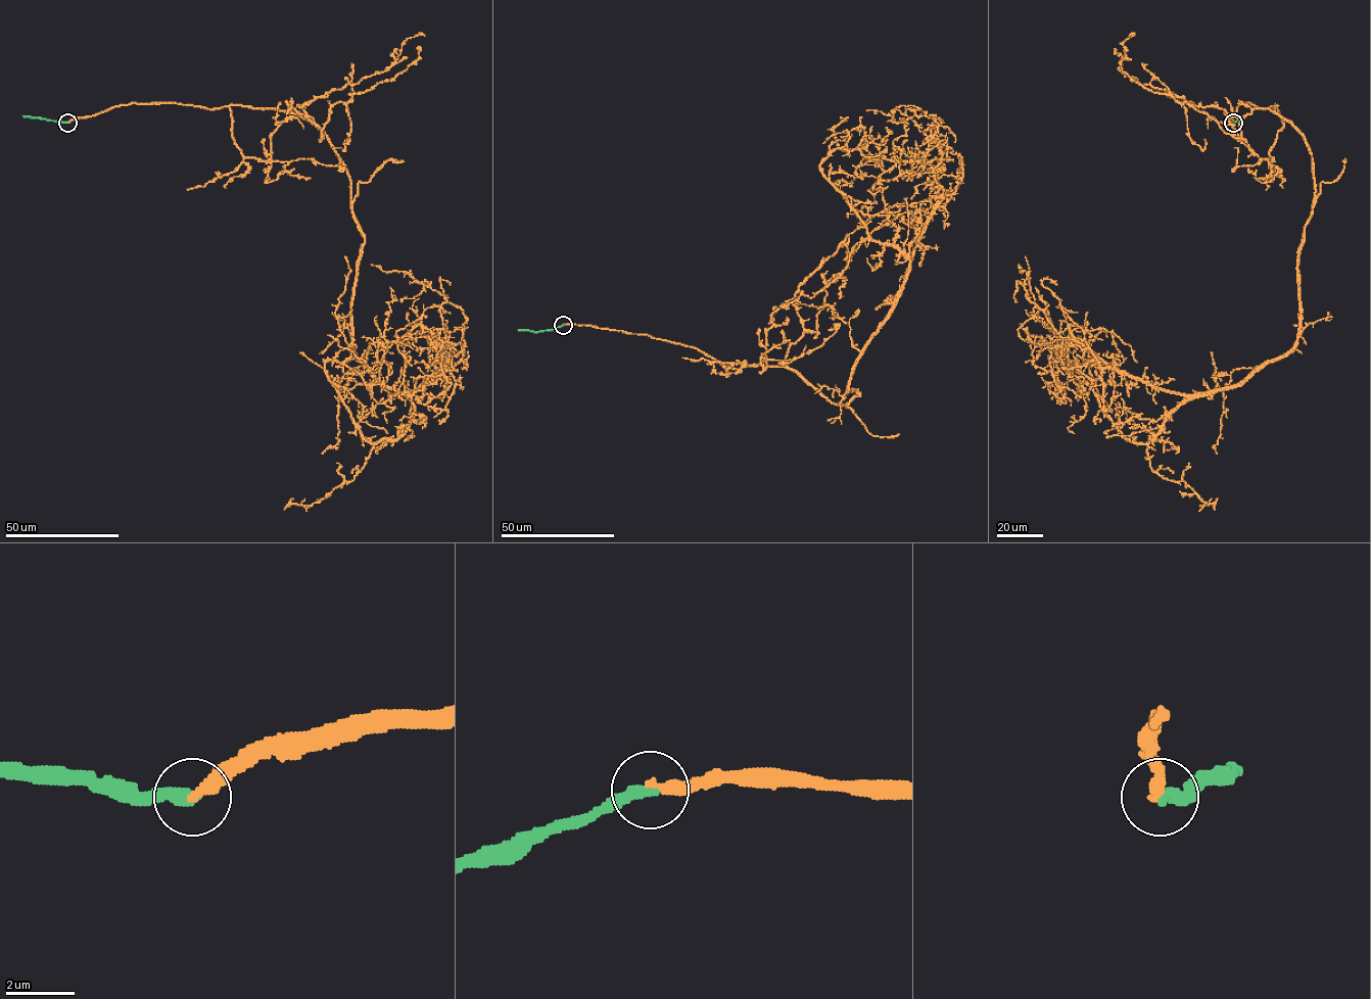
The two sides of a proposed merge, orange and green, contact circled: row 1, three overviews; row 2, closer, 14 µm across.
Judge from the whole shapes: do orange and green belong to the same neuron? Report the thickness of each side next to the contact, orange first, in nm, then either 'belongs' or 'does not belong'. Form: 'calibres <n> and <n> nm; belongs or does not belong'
calibres 360 and 360 nm; does not belong

